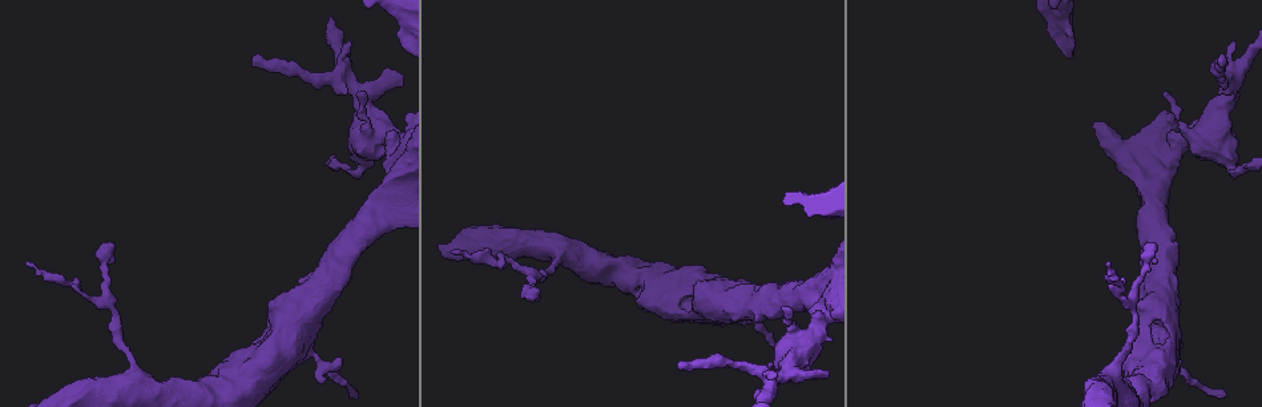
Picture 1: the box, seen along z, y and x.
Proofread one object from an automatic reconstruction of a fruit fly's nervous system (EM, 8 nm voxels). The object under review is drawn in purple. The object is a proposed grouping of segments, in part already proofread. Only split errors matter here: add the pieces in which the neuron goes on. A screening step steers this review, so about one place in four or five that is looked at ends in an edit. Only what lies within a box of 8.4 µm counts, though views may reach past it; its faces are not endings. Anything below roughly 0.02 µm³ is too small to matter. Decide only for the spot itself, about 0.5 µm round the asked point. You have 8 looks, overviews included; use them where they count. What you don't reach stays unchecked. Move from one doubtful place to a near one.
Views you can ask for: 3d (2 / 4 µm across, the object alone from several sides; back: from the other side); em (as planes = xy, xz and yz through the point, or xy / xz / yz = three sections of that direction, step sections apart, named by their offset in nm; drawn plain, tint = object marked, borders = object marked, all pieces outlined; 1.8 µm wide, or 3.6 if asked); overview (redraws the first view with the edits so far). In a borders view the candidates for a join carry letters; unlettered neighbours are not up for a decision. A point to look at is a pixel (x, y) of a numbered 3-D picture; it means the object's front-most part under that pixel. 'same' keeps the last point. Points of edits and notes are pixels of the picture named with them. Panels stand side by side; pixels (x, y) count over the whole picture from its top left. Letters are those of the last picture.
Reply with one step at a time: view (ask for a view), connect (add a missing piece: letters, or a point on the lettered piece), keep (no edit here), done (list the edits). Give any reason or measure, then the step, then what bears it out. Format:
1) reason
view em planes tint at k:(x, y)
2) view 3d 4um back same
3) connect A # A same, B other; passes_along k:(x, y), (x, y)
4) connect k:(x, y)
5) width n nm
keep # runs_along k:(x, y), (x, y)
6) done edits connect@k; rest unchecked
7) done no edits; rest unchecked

free end
view 3d 2um at 1:(776, 375)

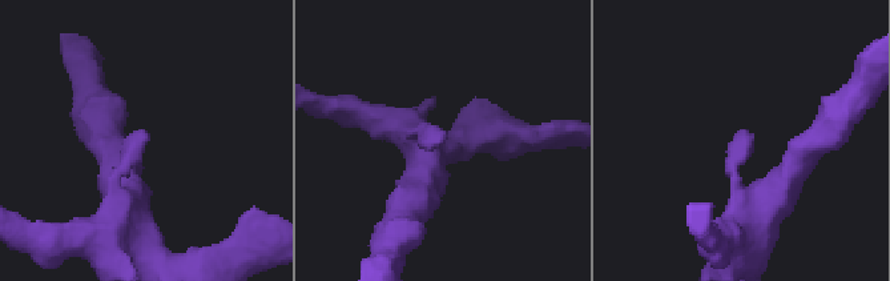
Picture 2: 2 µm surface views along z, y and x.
arm_widths 240, 300 nm
view em planes borders at 2:(741, 130)

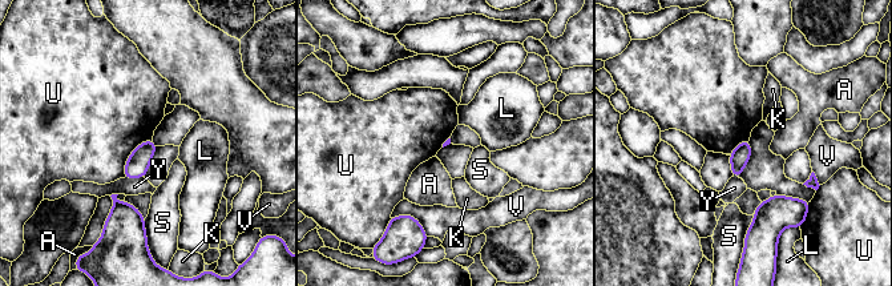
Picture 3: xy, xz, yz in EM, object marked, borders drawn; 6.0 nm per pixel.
keep # A other, K other, L other, S other, U other, V other, Y other; border 3:(152, 139), (130, 153), (122, 177); no lettered piece goes on from it

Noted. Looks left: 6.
free end
view 3d 4um at 1:(253, 67)

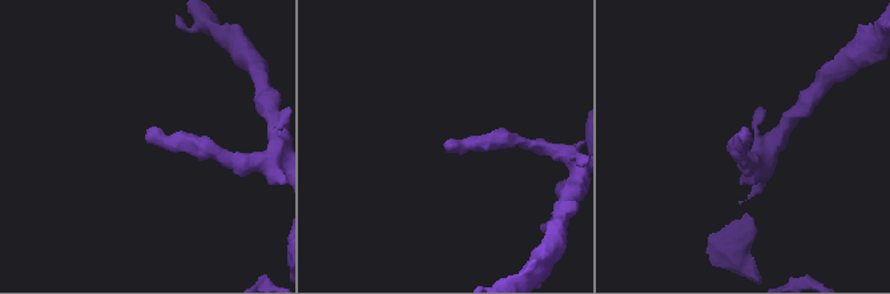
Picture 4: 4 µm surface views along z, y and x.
view em 3.6um planes borders at 4:(443, 144)

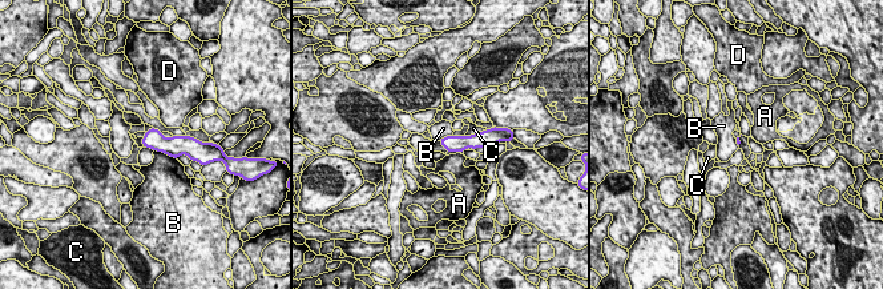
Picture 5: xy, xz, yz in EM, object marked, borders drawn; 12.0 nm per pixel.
keep # A other, B other, C other, D other; no lettered piece goes on from it

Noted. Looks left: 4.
stops while still wide
view em 3.6um planes borders at 1:(1139, 302)

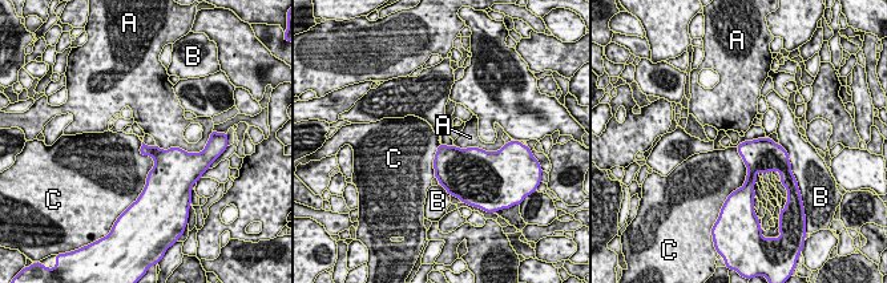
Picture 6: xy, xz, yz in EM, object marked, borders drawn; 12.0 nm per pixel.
keep # A other, B other, C other; border 6:(142, 142), (153, 168), (141, 190); none of them fits

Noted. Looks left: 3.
done no edits; rest unchecked

